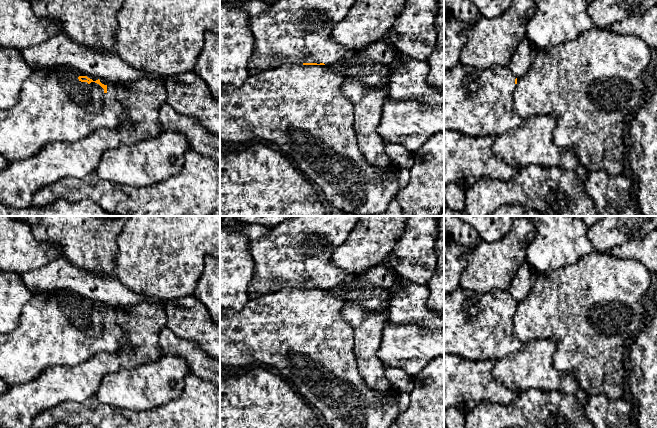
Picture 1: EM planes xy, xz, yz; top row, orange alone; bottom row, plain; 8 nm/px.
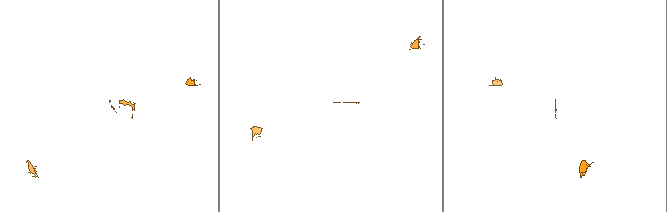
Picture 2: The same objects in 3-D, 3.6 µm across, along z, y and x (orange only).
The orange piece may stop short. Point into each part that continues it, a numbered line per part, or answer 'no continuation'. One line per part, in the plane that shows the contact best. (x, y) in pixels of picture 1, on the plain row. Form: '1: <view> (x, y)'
1: xy (45, 336)

